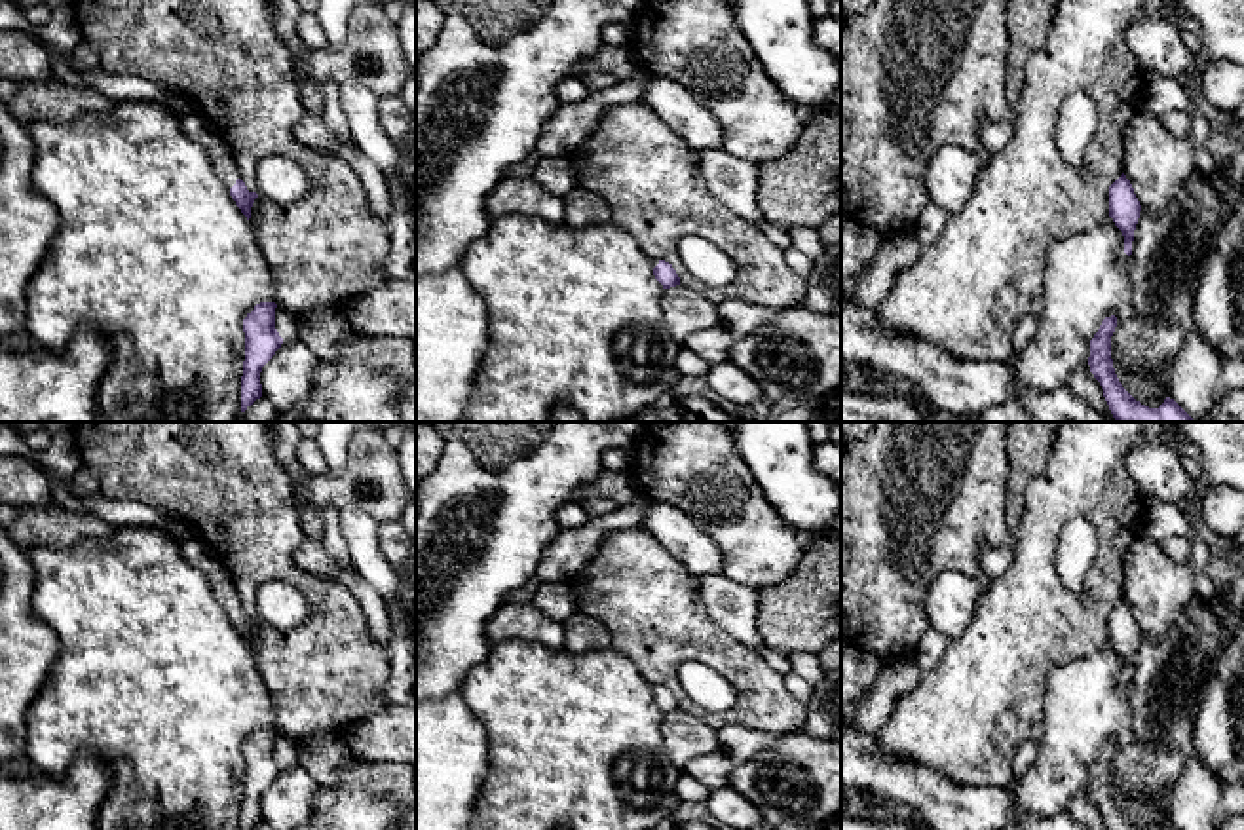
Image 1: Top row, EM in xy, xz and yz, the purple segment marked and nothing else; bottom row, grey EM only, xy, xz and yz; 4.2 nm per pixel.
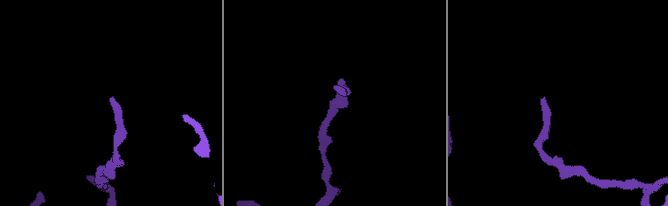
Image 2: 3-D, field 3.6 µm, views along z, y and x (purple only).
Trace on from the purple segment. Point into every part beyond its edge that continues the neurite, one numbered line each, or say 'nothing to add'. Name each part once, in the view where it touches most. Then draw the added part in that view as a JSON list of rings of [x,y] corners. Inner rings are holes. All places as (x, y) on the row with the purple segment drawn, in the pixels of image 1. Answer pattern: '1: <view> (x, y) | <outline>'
1: xy (194, 126) | [[[196,110],[180,114],[180,127],[188,139],[207,152],[215,175],[230,190],[241,175],[220,133]]]

